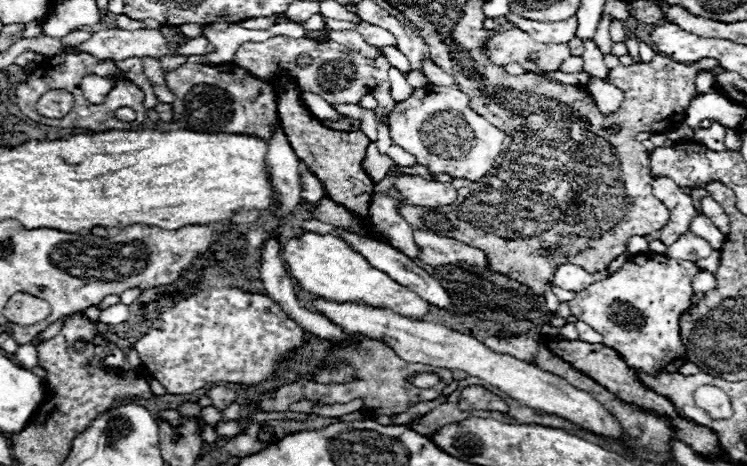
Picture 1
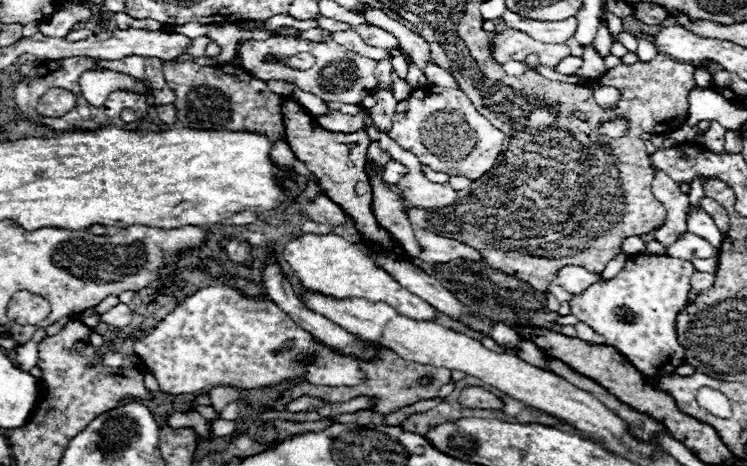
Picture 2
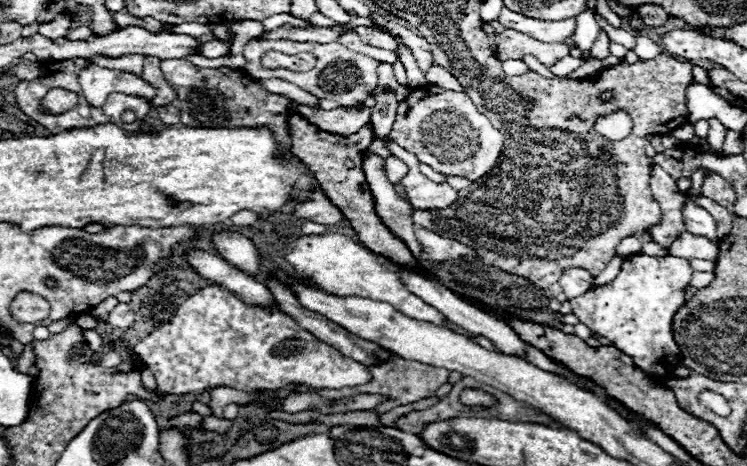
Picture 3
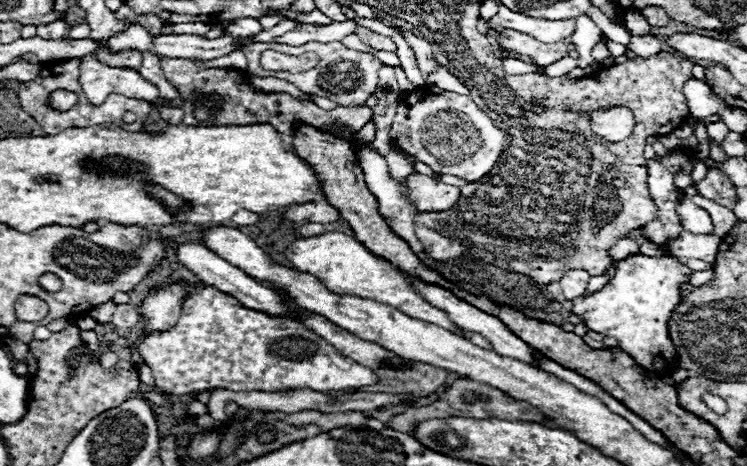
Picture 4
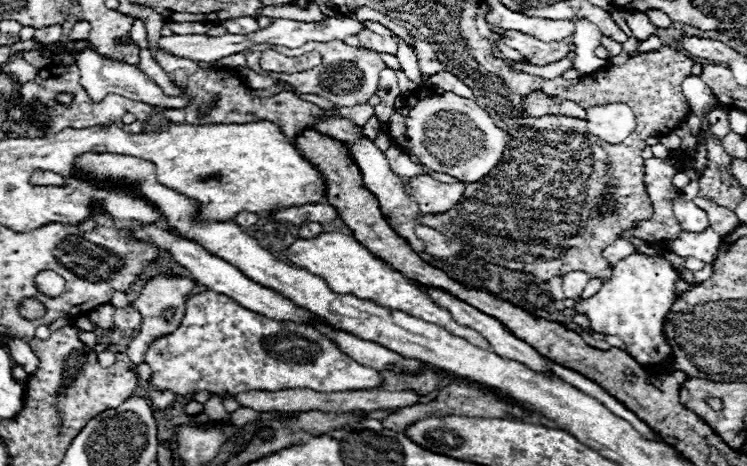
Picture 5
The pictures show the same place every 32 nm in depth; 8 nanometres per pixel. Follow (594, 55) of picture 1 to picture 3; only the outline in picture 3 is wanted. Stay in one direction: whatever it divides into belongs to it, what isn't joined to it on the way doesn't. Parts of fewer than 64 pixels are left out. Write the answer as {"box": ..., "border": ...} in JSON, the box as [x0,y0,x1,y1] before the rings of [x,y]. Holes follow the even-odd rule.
{"box":[567,56,604,79],"border":[[[590,56],[578,70],[568,74],[567,77],[571,79],[583,79],[588,78],[588,76],[596,76],[598,72],[604,72],[604,64],[602,64],[602,60]]]}

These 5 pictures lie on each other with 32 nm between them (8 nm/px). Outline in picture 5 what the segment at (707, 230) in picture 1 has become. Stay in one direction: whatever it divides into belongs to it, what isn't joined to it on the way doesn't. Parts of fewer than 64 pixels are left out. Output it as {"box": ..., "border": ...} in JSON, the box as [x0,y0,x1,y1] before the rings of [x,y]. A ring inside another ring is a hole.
{"box":[674,198,710,232],"border":[[[676,198],[674,214],[676,214],[676,220],[680,222],[682,230],[686,230],[686,232],[704,232],[704,228],[710,228],[708,214],[702,208],[698,208],[692,200]]]}

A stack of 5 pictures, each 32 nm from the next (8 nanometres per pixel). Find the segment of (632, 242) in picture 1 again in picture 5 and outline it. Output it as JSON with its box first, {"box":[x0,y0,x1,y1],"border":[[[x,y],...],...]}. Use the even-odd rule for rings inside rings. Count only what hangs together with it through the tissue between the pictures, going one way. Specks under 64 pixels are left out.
{"box":[604,238,636,264],"border":[[[620,238],[620,240],[616,240],[614,244],[610,244],[610,246],[604,250],[604,256],[608,258],[610,264],[616,264],[618,260],[622,260],[624,256],[628,256],[628,254],[632,254],[632,252],[636,252],[636,246],[634,246],[630,240]]]}

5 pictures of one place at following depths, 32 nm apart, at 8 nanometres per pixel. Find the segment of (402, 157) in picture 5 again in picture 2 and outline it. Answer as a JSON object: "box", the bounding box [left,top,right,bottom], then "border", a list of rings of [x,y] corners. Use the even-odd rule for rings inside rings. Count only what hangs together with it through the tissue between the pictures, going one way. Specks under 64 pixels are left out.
{"box":[384,160,406,186],"border":[[[390,160],[388,170],[386,170],[386,174],[384,174],[384,184],[394,186],[394,184],[404,176],[404,174],[406,174],[406,166],[402,166],[402,164],[398,164],[398,162]]]}

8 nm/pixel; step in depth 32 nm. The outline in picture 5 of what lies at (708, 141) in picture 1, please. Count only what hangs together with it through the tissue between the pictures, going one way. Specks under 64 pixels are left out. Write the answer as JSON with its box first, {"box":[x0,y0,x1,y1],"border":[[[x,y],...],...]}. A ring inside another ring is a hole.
{"box":[706,110,730,140],"border":[[[714,110],[706,120],[708,120],[708,130],[710,130],[718,140],[722,140],[722,138],[730,132],[726,114],[724,114],[722,110]]]}

